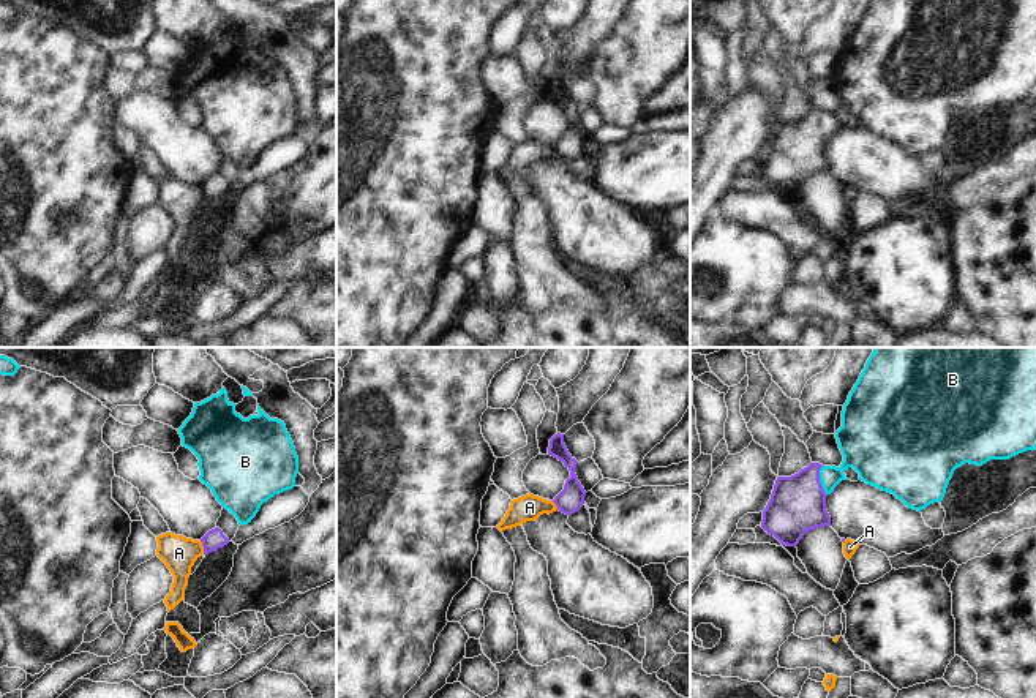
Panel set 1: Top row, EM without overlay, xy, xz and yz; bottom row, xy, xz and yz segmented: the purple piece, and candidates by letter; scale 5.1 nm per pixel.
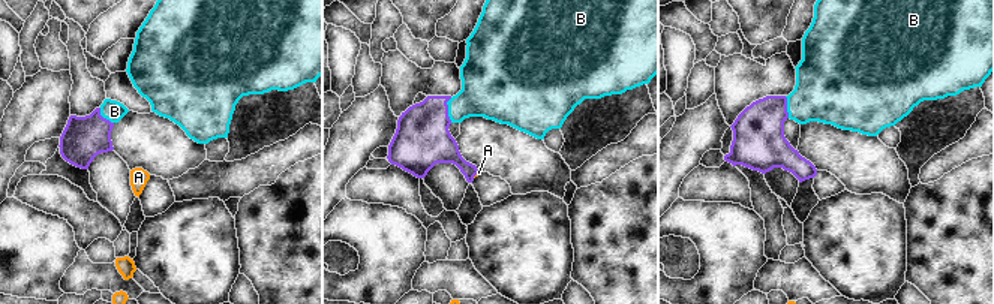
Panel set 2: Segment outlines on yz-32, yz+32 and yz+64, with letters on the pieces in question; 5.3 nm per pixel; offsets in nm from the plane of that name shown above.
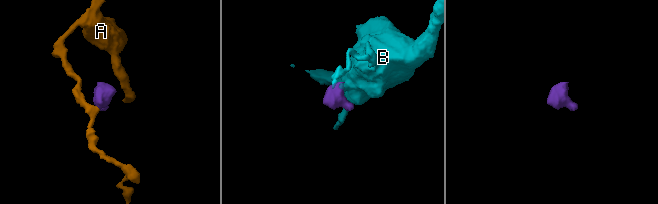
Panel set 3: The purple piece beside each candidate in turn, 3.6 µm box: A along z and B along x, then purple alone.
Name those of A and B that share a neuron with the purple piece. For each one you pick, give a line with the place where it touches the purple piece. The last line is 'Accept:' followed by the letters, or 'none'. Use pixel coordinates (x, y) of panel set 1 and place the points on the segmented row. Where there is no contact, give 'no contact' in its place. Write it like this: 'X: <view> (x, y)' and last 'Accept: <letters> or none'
B: yz (818, 480)
Accept: B

